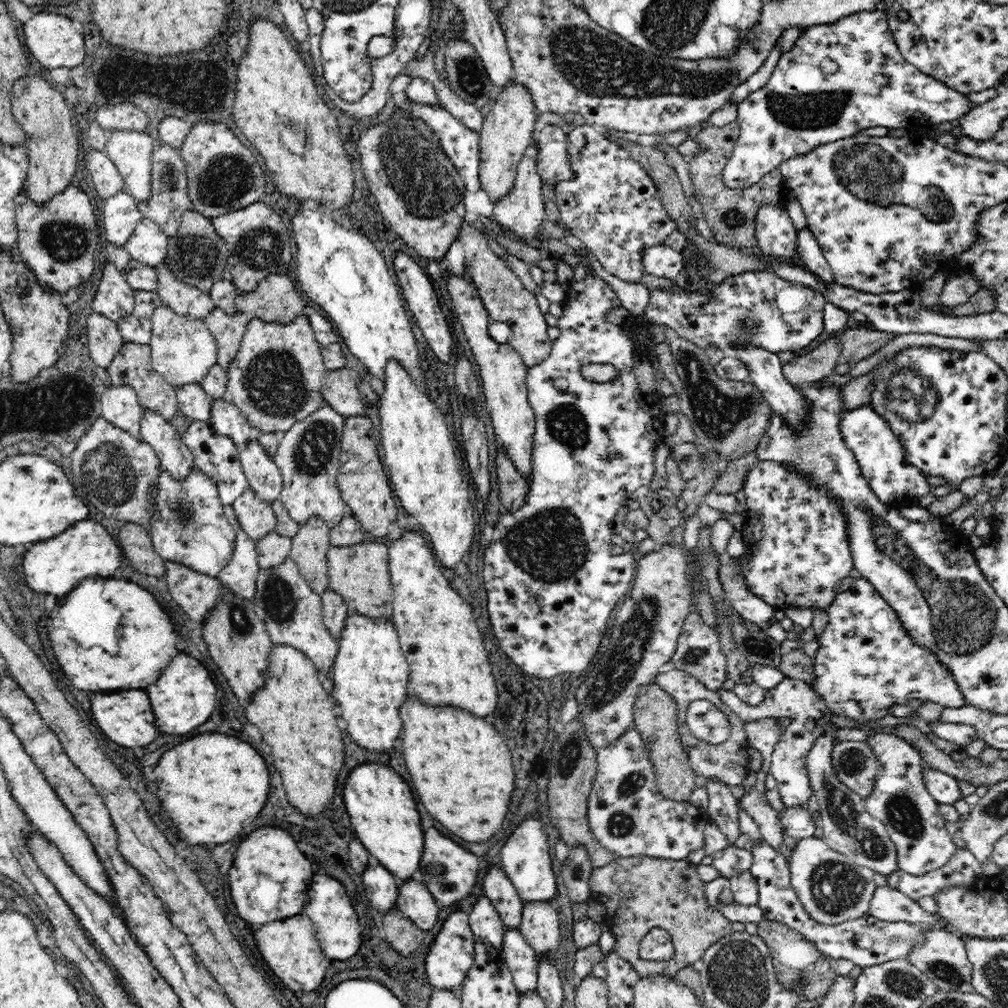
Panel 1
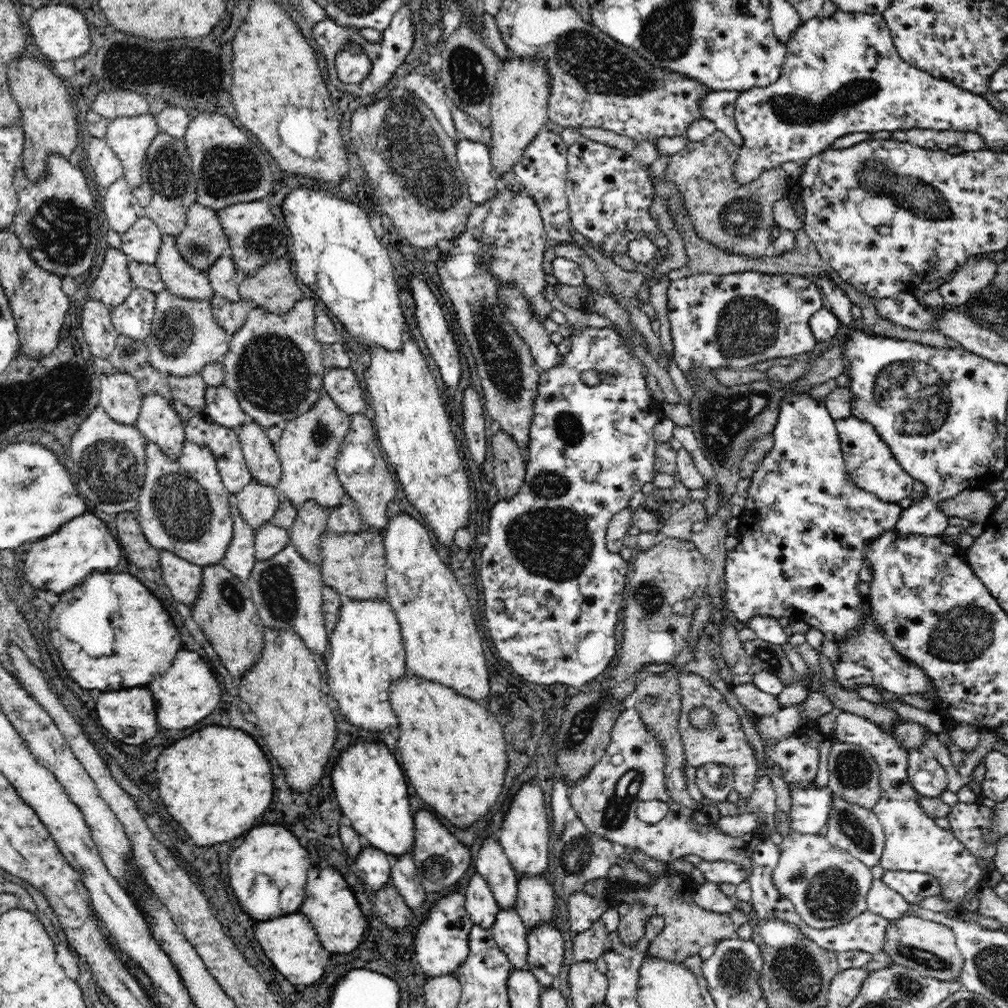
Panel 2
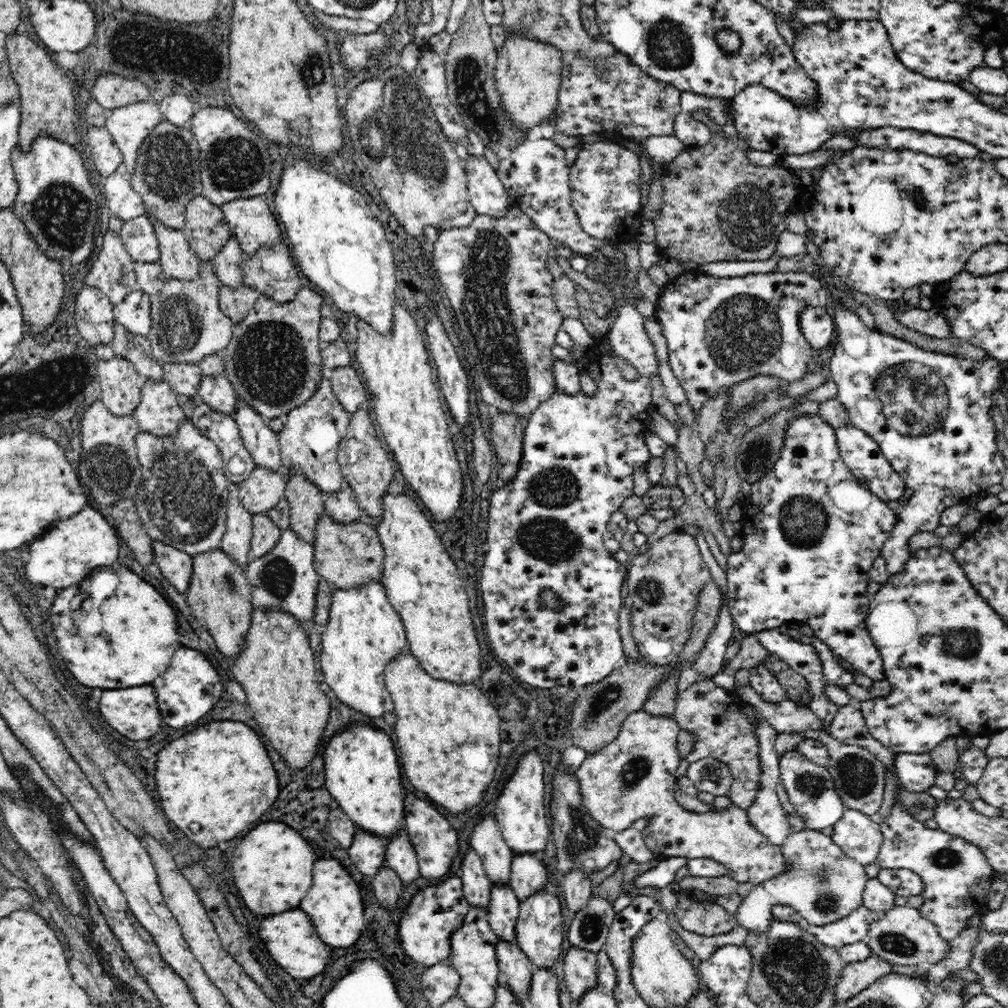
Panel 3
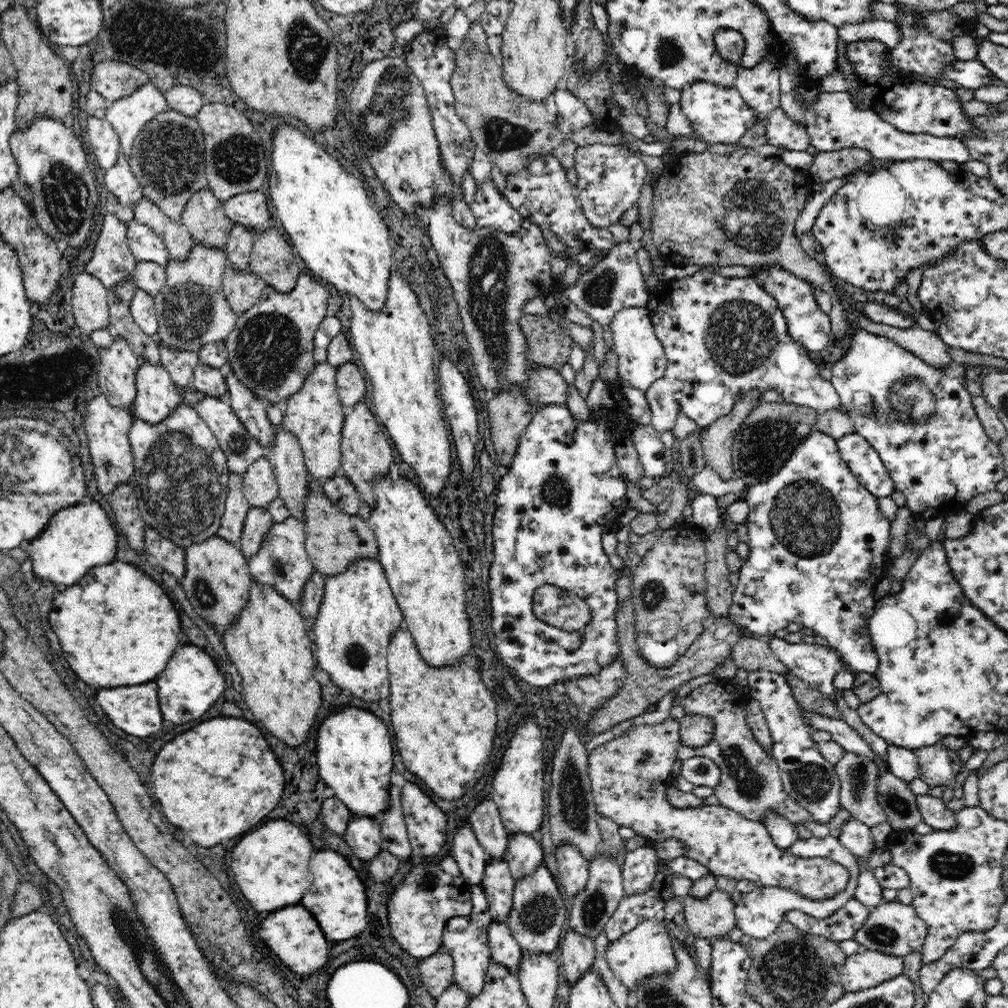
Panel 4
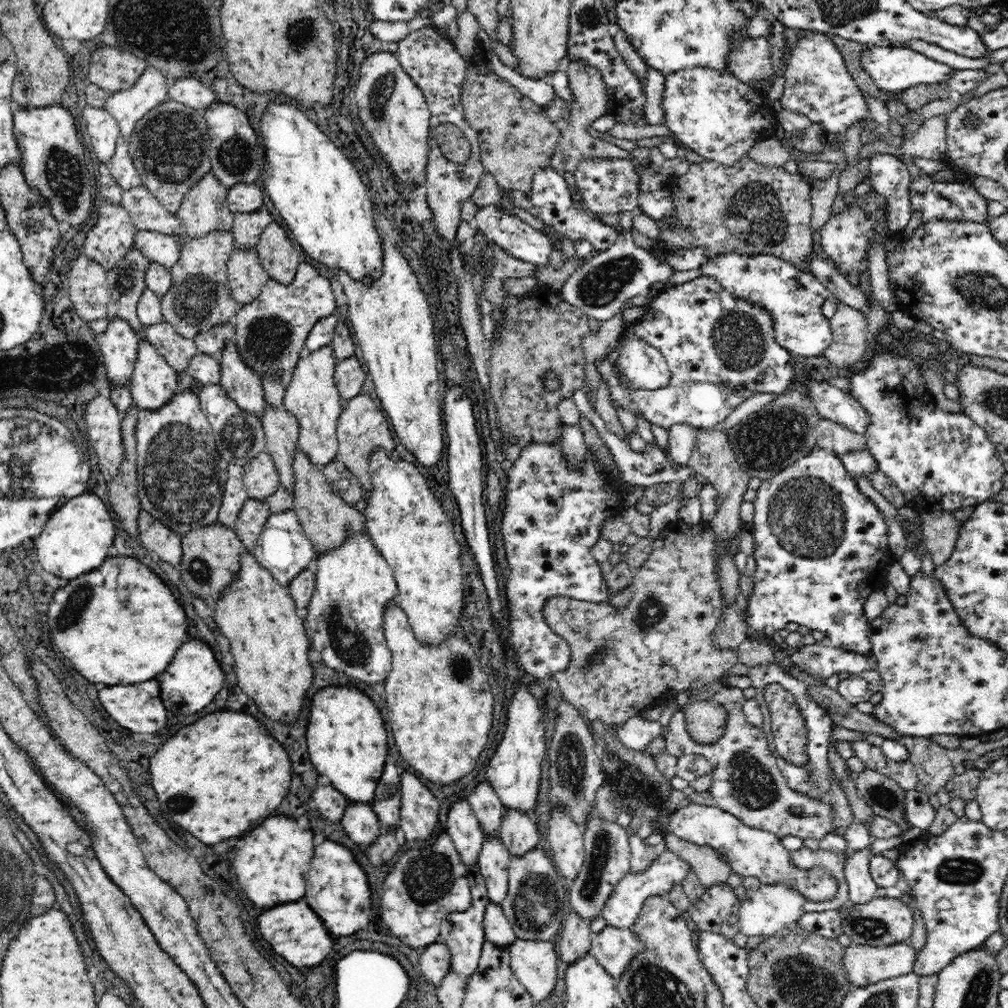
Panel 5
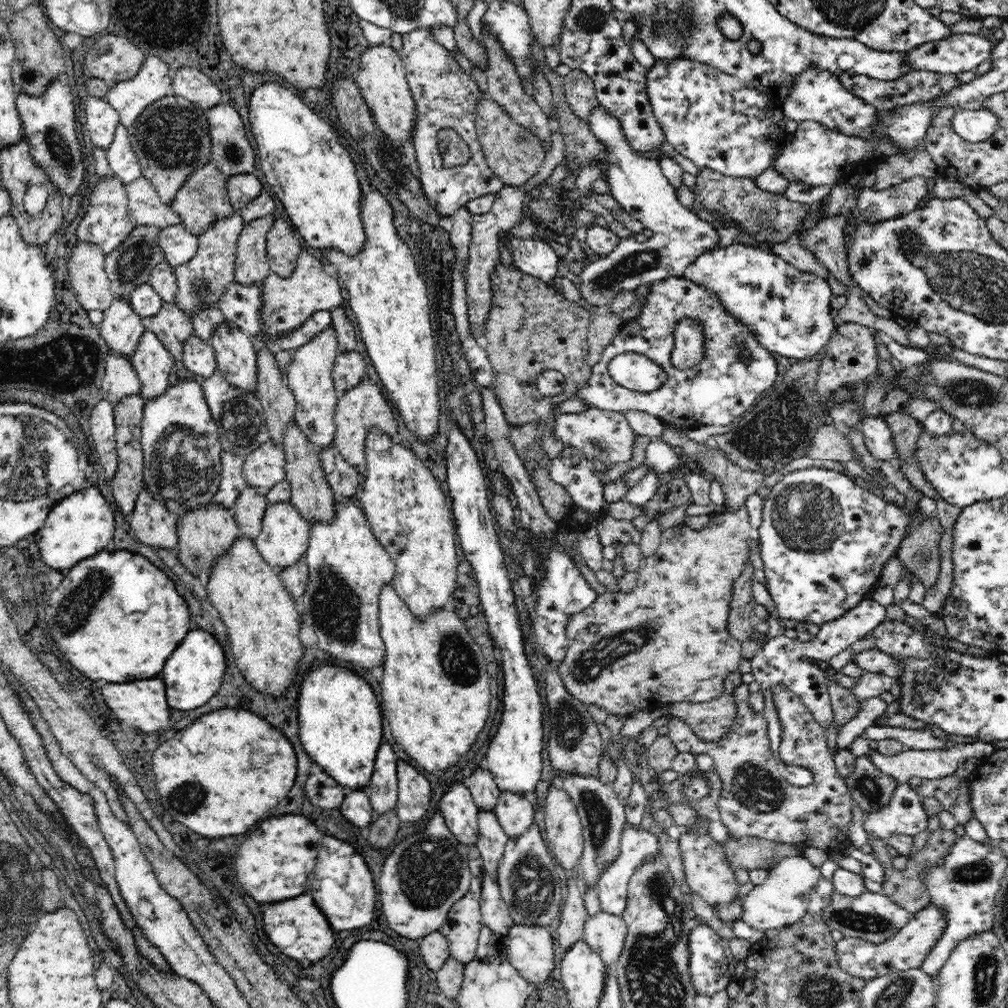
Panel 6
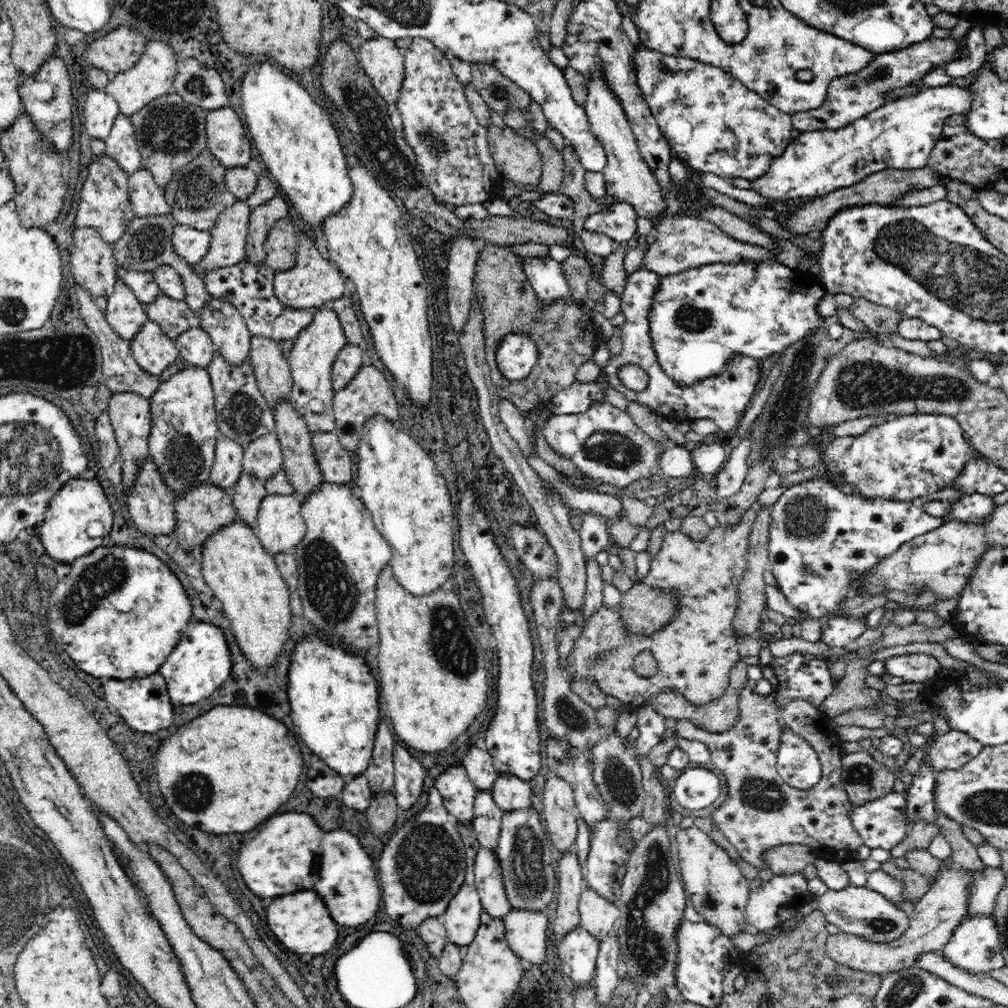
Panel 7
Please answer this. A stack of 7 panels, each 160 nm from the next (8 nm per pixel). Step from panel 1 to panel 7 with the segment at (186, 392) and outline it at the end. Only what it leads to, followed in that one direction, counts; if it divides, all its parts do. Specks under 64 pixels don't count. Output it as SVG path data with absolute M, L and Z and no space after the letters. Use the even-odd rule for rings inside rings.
M164 294L145 305L148 320L157 322L160 329L173 341L189 328L200 327L201 318L186 301L174 300Z

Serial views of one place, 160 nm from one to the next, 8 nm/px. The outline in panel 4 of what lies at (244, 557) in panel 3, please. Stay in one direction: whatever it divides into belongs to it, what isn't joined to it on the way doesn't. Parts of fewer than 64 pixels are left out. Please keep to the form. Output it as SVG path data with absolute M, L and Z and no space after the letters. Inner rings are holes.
M229 474L225 512L217 533L217 536L234 544L239 550L244 522L251 508L242 490L242 478L241 474Z

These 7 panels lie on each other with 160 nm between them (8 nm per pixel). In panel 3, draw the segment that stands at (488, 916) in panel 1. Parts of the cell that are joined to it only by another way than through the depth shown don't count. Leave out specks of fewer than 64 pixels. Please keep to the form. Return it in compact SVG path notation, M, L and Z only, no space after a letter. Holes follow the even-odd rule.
M472 847L466 852L462 860L462 876L464 897L472 907L484 907L488 910L493 882L484 870L482 859Z

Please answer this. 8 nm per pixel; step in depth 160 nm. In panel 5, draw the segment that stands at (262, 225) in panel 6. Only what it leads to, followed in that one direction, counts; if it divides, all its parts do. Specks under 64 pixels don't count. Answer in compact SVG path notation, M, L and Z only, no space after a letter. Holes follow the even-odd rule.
M234 249L226 264L231 297L240 306L252 302L270 280L256 249Z

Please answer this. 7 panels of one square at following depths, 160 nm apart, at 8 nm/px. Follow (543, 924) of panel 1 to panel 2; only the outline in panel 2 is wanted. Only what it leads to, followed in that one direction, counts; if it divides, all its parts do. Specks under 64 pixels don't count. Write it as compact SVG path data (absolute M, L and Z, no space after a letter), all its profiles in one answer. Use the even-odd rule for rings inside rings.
M522 875L518 879L518 892L515 898L515 909L518 911L522 922L526 925L527 929L537 927L540 923L554 922L554 891L542 875Z

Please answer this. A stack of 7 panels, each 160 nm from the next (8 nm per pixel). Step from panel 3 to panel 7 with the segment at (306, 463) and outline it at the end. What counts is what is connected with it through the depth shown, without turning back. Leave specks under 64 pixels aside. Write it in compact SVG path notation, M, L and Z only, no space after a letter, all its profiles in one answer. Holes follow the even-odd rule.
M322 306L315 310L314 320L307 324L298 333L298 336L295 336L293 347L286 355L293 378L288 400L300 413L311 433L334 432L333 398L335 390L331 374L336 355L347 345L346 335L342 330L341 321L330 307ZM312 400L322 402L320 412L312 412L312 406L310 406Z

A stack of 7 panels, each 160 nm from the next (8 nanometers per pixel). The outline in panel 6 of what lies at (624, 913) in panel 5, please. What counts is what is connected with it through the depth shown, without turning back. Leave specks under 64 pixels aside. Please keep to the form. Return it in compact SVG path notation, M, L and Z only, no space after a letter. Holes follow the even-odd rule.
M625 822L621 832L621 843L619 844L618 856L609 864L609 867L602 871L601 877L597 880L596 889L601 909L614 915L622 915L627 905L627 886L629 878L646 859L660 853L658 837L640 827L632 827L632 823Z

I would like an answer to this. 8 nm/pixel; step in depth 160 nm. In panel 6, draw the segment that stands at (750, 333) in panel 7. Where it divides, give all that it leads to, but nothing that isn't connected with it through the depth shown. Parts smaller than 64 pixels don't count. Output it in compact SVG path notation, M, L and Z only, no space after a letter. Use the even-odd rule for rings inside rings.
M734 243L726 248L715 248L699 256L689 264L683 277L694 284L713 292L730 317L744 323L757 338L758 344L768 352L791 359L813 357L824 351L835 330L831 315L832 291L828 281L809 272L802 272L777 254L766 248ZM684 318L674 325L671 363L680 370L700 364L704 358L704 333L698 323Z

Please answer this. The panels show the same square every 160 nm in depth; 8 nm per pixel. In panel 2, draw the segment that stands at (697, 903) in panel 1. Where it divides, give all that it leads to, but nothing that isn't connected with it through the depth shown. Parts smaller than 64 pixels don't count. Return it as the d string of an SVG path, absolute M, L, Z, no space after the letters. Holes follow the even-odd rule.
M638 868L645 871L648 875L653 877L651 885L641 885L636 882L628 882L624 878L620 879L618 883L612 884L607 889L605 902L608 903L608 908L616 908L620 915L620 924L616 930L618 937L628 945L635 945L637 940L644 934L645 922L652 915L660 915L664 917L665 925L662 932L650 943L647 954L650 957L658 957L660 959L674 961L674 963L683 963L692 955L698 954L700 948L710 946L719 940L730 939L731 937L738 936L738 930L732 923L729 914L720 914L719 912L710 912L700 908L693 900L693 892L698 888L698 884L692 879L689 874L678 873L674 869L666 868L660 874L649 874L647 870Z

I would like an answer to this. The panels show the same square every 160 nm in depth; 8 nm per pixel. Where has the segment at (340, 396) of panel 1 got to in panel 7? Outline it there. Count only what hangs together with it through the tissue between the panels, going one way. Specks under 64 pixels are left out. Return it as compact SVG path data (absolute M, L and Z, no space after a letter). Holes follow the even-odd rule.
M347 343L336 355L332 367L332 384L335 391L342 390L357 374L358 369L367 362L365 352L359 345Z

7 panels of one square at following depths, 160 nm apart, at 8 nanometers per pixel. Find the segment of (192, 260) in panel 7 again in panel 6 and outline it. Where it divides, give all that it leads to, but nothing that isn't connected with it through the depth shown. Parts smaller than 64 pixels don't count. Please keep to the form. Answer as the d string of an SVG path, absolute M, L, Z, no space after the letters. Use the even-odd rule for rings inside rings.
M182 223L163 228L158 232L158 245L172 268L186 264L198 250L198 236Z

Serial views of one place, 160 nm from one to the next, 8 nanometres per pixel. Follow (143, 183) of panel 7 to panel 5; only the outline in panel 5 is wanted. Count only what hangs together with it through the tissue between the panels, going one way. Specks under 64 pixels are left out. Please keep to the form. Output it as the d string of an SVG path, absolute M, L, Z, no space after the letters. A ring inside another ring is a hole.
M143 185L123 191L121 204L130 213L137 230L151 230L188 238L182 221L168 212Z

